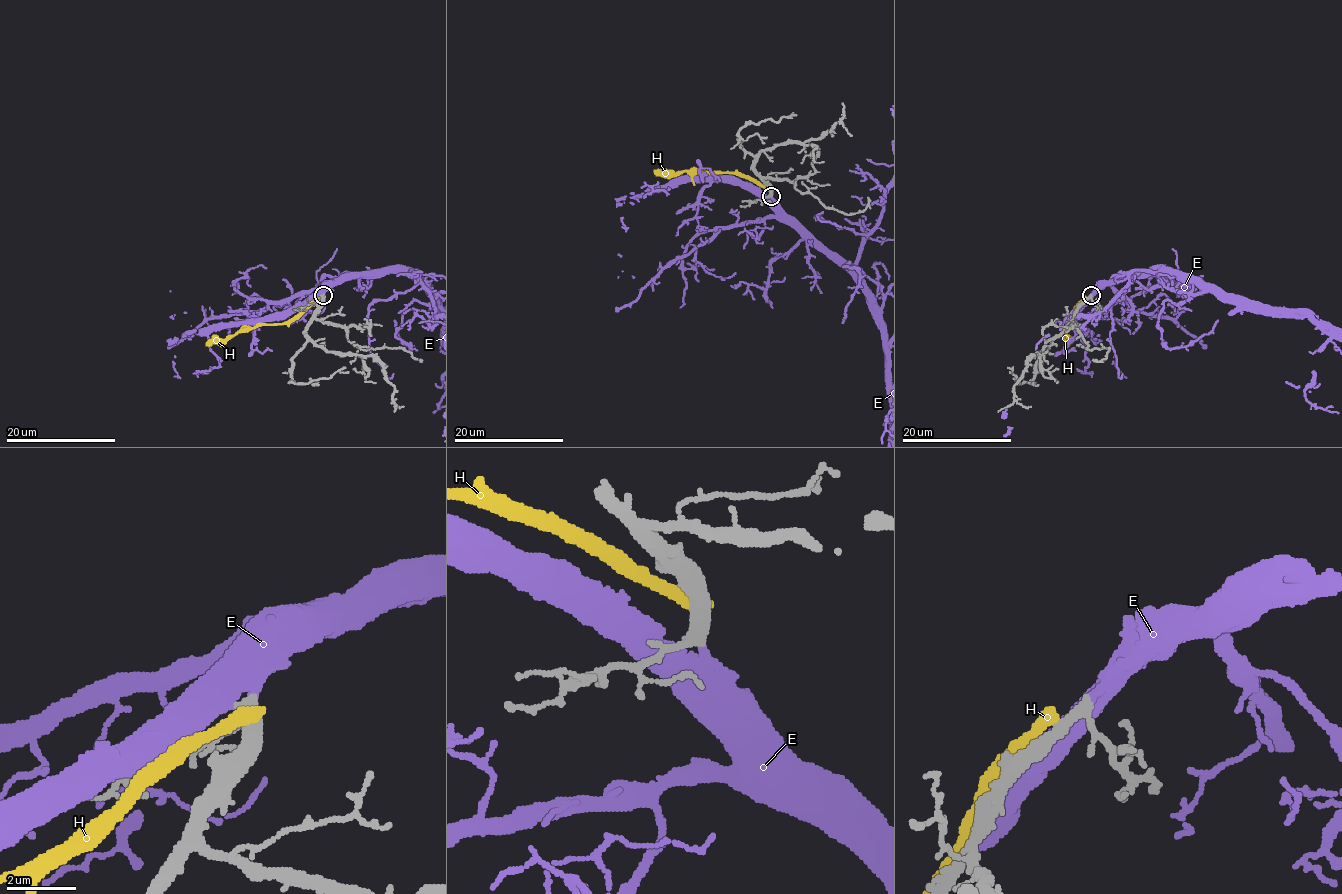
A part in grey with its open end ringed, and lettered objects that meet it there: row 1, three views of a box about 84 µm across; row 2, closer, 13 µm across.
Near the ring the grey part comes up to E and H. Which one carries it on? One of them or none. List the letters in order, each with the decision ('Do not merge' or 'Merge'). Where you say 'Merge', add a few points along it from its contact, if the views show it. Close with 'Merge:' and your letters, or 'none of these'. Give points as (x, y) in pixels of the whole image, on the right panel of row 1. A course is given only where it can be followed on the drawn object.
E: Merge
H: Do not merge
Merge: E

